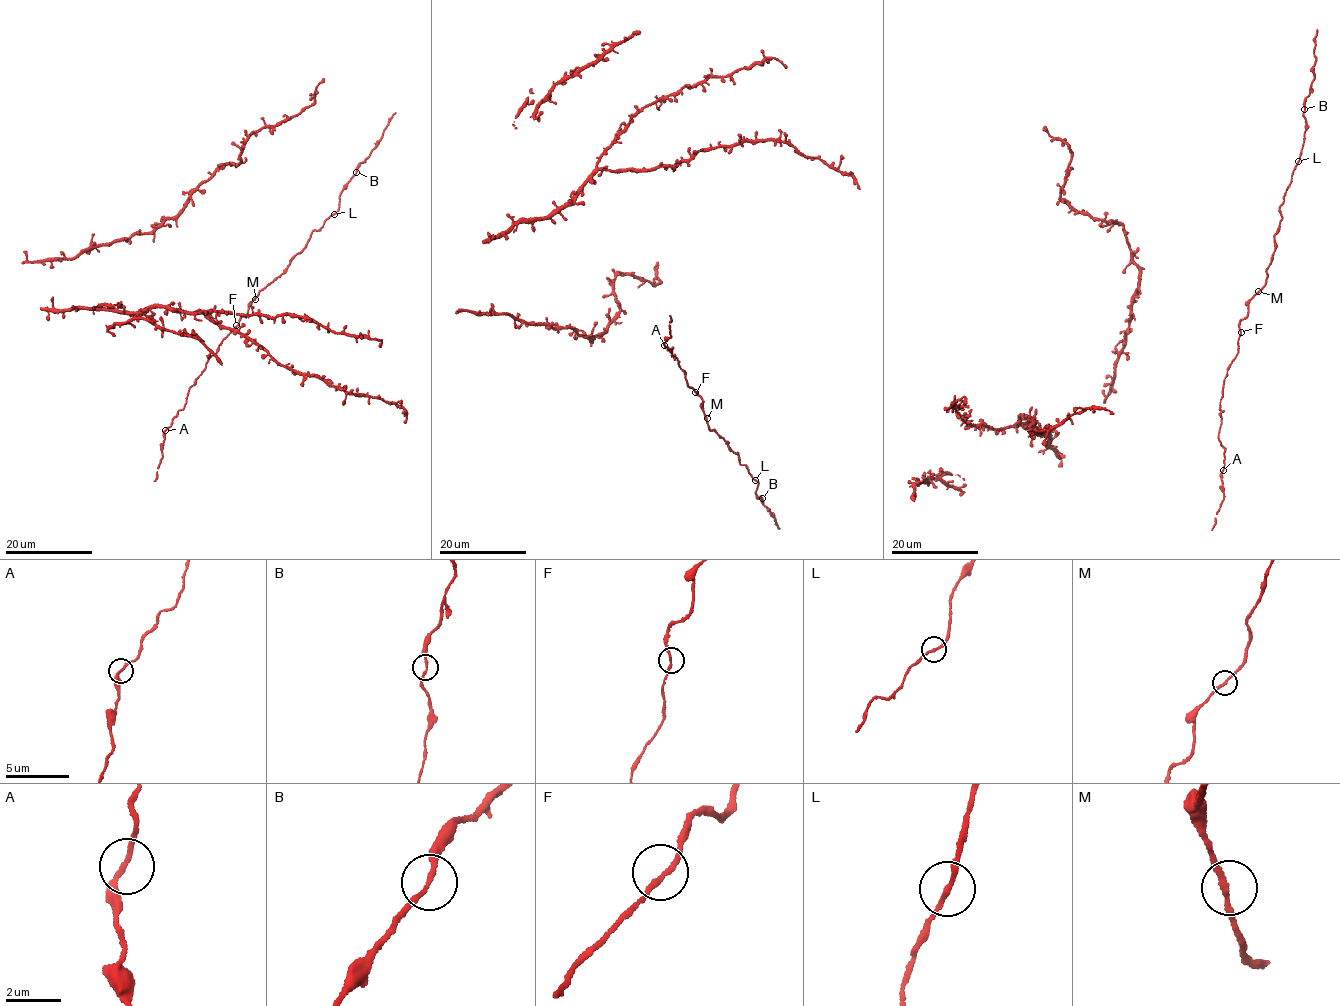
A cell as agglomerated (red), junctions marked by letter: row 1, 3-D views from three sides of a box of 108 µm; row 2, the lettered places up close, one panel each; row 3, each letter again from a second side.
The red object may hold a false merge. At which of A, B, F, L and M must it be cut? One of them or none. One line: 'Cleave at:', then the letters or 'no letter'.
Cleave at: B

